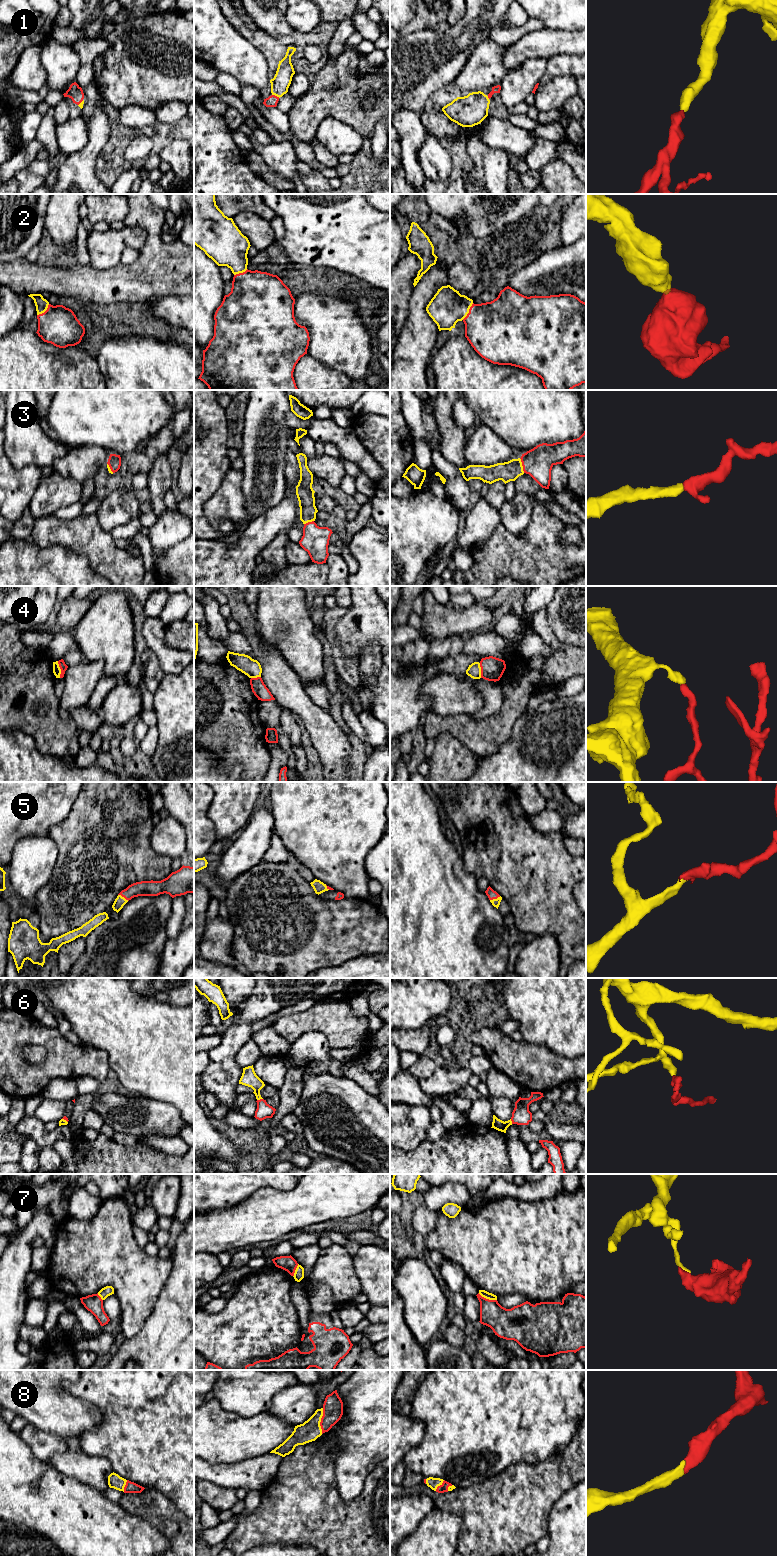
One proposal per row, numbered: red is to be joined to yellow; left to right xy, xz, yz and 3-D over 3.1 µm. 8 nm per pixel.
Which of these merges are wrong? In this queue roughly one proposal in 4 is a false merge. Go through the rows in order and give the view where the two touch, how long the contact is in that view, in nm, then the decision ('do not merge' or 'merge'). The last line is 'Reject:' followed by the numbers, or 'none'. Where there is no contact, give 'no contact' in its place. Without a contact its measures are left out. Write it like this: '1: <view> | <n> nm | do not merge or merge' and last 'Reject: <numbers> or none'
1: xz | 70 nm | merge
2: yz | 160 nm | merge
3: yz | 130 nm | merge
4: xy | 140 nm | do not merge
5: xy | 100 nm | merge
6: xz | 50 nm | merge
7: yz | 160 nm | do not merge
8: xz | 200 nm | merge
Reject: 4, 7

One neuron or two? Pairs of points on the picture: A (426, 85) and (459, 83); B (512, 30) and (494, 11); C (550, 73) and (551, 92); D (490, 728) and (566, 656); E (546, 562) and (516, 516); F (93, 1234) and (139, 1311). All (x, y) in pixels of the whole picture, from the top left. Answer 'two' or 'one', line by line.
A: two
B: two
C: two
D: one
E: two
F: one

